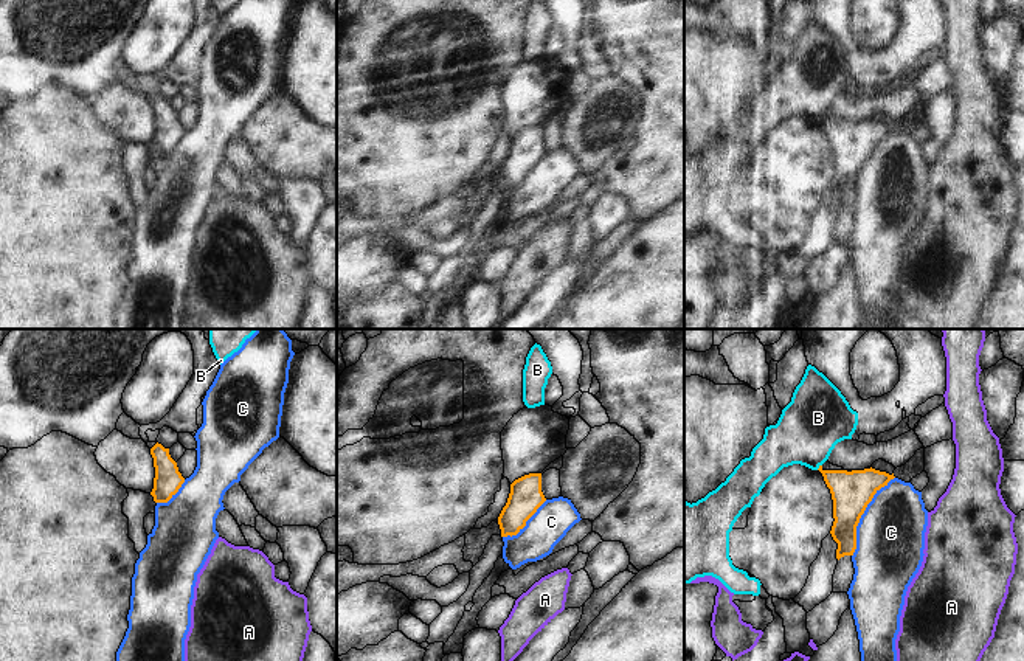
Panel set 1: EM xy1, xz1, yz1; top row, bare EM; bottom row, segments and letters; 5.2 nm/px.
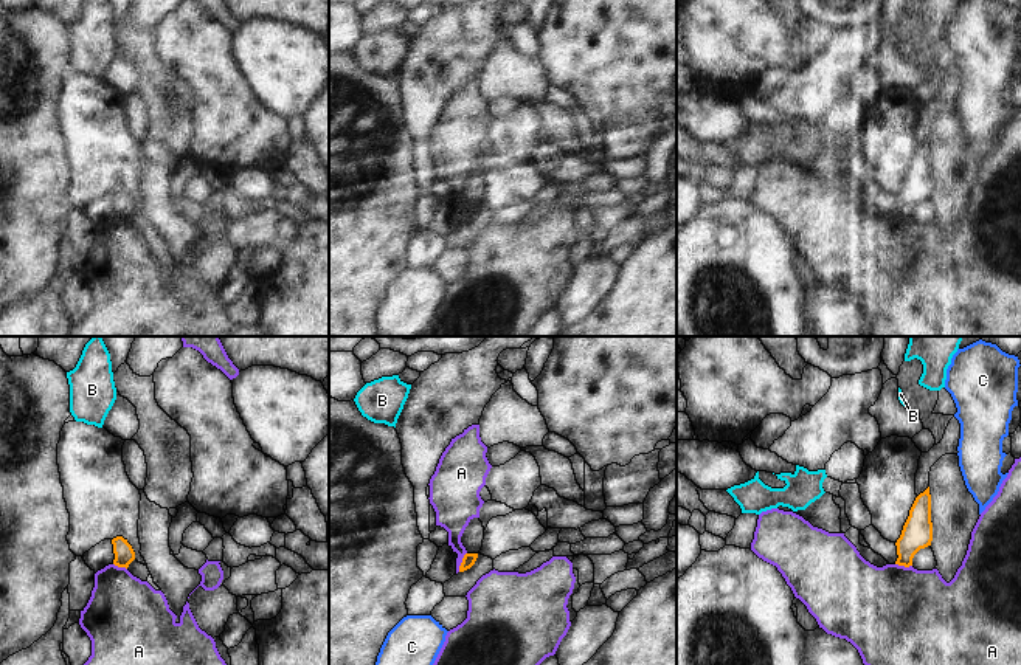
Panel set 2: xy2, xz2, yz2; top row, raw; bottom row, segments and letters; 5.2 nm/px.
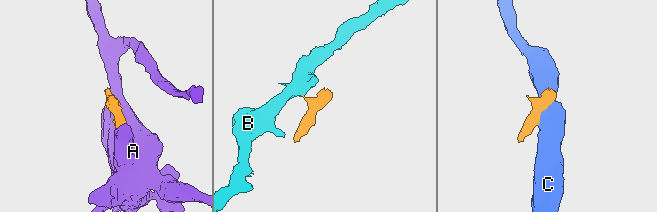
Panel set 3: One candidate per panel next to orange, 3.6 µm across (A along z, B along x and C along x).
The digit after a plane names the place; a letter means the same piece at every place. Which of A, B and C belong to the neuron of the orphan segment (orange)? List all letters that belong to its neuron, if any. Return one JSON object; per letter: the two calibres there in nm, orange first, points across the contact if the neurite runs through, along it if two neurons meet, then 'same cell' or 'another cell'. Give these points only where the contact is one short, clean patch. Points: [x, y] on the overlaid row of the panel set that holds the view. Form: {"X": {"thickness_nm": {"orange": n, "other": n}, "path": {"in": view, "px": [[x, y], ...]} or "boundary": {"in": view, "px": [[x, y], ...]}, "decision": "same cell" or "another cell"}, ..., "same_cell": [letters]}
{"A": {"thickness_nm": {"orange": 70, "other": 170}, "boundary": {"in": "xz2", "px": [[466, 552], [458, 571]]}, "decision": "another cell"}, "B": {"thickness_nm": {"orange": 200, "other": 320}, "boundary": {"in": "yz1", "px": [[821, 464], [816, 469]]}, "decision": "another cell"}, "C": {"thickness_nm": {"orange": 200, "other": 360}, "boundary": {"in": "yz1", "px": [[894, 477], [874, 495], [861, 515], [852, 556]]}, "decision": "another cell"}, "same_cell": []}

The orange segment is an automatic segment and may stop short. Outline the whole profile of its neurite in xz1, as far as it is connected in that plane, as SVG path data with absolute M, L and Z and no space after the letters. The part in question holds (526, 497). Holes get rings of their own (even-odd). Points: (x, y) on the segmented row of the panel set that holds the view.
M529 473L515 479L510 484L507 503L498 517L501 537L517 535L545 501L541 473Z

